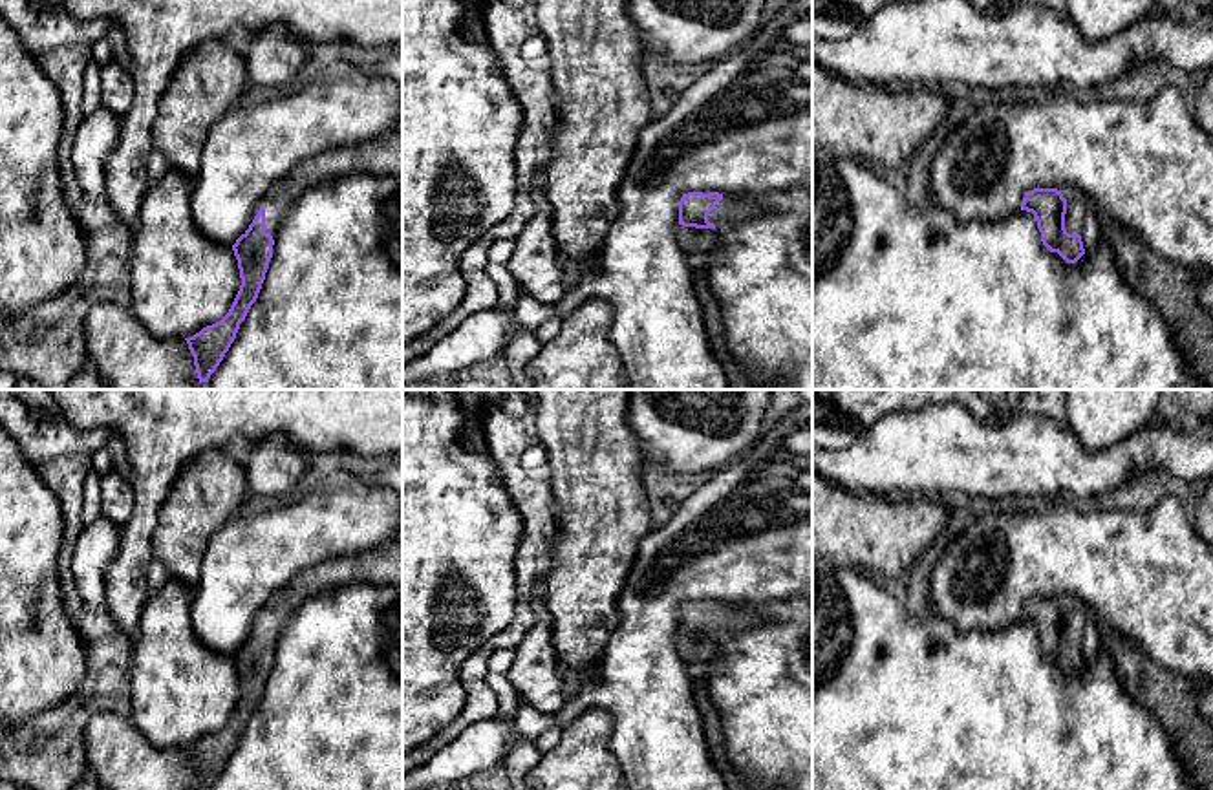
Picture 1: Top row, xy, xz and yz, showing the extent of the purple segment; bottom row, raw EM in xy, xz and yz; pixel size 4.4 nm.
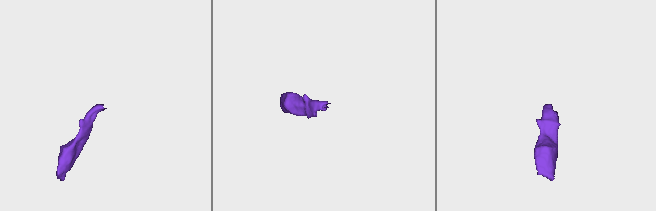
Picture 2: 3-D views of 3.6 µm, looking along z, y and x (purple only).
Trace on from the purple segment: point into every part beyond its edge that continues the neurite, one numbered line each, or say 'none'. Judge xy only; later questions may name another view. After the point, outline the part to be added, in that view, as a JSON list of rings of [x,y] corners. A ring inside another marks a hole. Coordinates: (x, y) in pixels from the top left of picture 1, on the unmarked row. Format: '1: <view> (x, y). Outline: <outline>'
1: xy (381, 565). Outline: [[[403,543],[335,558],[302,571],[265,602],[254,625],[265,618],[265,642],[274,649],[284,624],[307,598],[348,582],[403,583]]]

